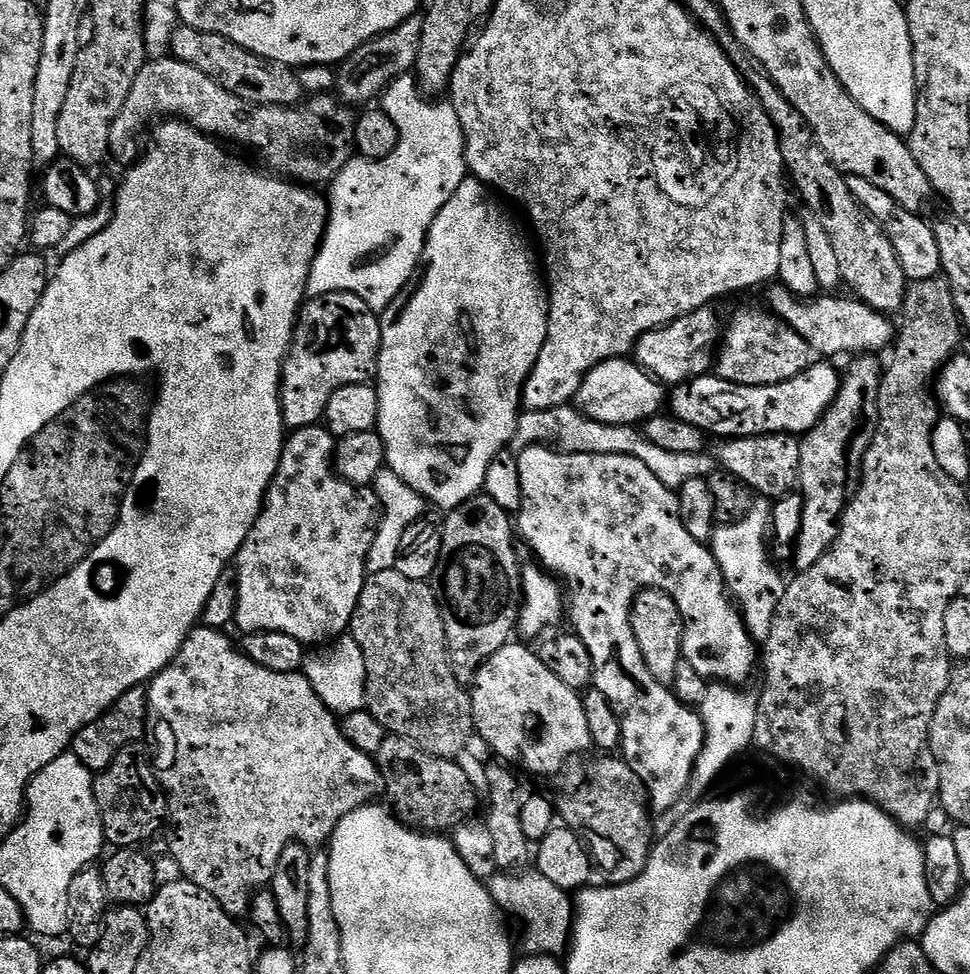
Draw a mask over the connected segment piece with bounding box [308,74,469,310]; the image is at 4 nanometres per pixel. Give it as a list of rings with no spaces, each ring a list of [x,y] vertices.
[[[412,74],[399,76],[382,94],[384,113],[390,122],[394,122],[394,126],[398,126],[398,146],[394,154],[381,160],[367,160],[357,155],[331,180],[332,196],[327,197],[328,230],[308,275],[312,296],[352,292],[355,296],[361,296],[369,308],[383,310],[390,307],[392,301],[413,283],[424,258],[424,247],[434,218],[469,175],[464,157],[462,122],[458,122],[458,114],[451,102],[436,103],[440,102],[433,102],[420,91],[419,83]]]

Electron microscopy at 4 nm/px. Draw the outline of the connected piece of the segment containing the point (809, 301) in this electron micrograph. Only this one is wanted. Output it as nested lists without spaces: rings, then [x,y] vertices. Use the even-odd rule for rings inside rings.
[[[772,286],[767,289],[768,304],[772,315],[789,324],[790,327],[799,334],[810,347],[813,353],[820,358],[832,358],[828,356],[848,356],[855,358],[861,354],[880,354],[884,347],[887,349],[894,340],[894,324],[892,324],[885,313],[874,310],[868,304],[863,304],[861,300],[847,298],[848,300],[839,300],[836,294],[820,294],[815,298],[797,298],[793,296],[790,290],[782,286]]]

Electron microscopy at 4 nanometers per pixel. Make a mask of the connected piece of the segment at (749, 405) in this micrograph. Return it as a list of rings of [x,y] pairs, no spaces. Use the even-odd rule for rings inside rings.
[[[813,362],[806,370],[802,370],[794,378],[786,382],[778,382],[770,386],[742,386],[738,382],[726,382],[715,374],[696,376],[687,380],[685,384],[677,384],[670,392],[671,415],[698,427],[709,437],[715,438],[739,438],[742,436],[769,436],[770,434],[782,434],[803,437],[826,414],[828,408],[834,402],[834,398],[840,389],[841,373],[835,372],[828,362]]]

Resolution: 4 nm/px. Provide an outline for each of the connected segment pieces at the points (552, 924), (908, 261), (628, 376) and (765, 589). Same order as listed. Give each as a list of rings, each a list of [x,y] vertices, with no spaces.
[[[535,870],[517,874],[497,874],[486,884],[497,909],[524,923],[524,932],[536,940],[544,940],[548,948],[567,949],[574,927],[574,904],[569,893],[563,892],[550,878]]]
[[[848,176],[847,182],[855,200],[868,211],[869,216],[873,216],[880,223],[880,227],[890,238],[898,262],[909,281],[937,279],[942,272],[938,254],[938,238],[935,229],[930,224],[928,226],[927,222],[923,220],[923,215],[906,210],[901,204],[894,202],[894,198],[890,198],[890,194],[886,194],[886,190],[878,190],[878,186],[874,186],[862,178]]]
[[[617,358],[607,360],[598,366],[594,366],[594,370],[590,370],[584,375],[584,382],[575,398],[578,408],[590,419],[596,420],[598,423],[609,424],[610,427],[626,427],[640,426],[653,416],[661,415],[663,406],[666,404],[666,388],[656,377],[651,376],[649,372],[645,372],[639,363],[633,362],[628,358]]]
[[[769,499],[753,501],[743,520],[735,525],[717,525],[709,540],[710,551],[723,572],[724,583],[732,598],[739,604],[748,632],[755,639],[765,640],[769,636],[773,616],[778,602],[787,588],[785,577],[776,571],[768,556],[766,536],[773,523],[773,507]]]

